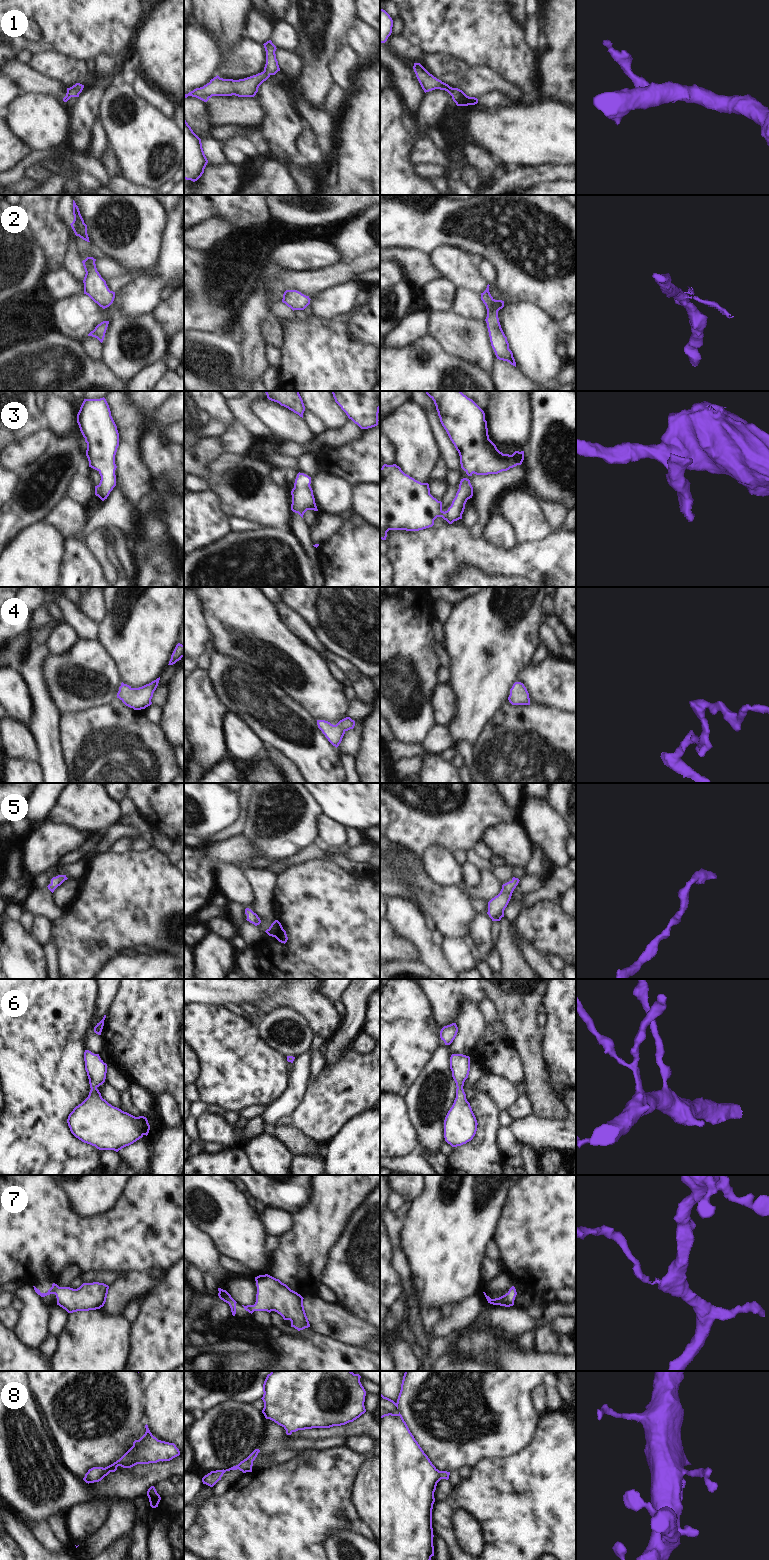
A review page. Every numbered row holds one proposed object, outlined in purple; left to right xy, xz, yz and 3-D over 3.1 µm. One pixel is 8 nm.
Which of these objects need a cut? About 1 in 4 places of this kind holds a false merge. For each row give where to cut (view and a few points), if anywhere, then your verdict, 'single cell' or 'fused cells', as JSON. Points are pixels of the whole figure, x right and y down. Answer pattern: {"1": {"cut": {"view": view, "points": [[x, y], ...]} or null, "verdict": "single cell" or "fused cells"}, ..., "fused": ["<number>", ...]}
{"1": {"cut": null, "verdict": "single cell"}, "2": {"cut": {"view": "yz", "points": [[488, 289], [481, 295]]}, "verdict": "fused cells"}, "3": {"cut": null, "verdict": "single cell"}, "4": {"cut": null, "verdict": "single cell"}, "5": {"cut": null, "verdict": "single cell"}, "6": {"cut": null, "verdict": "single cell"}, "7": {"cut": null, "verdict": "single cell"}, "8": {"cut": null, "verdict": "single cell"}, "fused": ["2"]}

